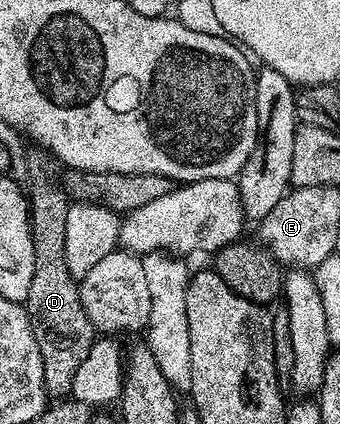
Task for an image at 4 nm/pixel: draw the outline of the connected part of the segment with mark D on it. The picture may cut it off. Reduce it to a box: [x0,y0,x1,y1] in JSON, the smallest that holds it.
[23,148,95,396]

